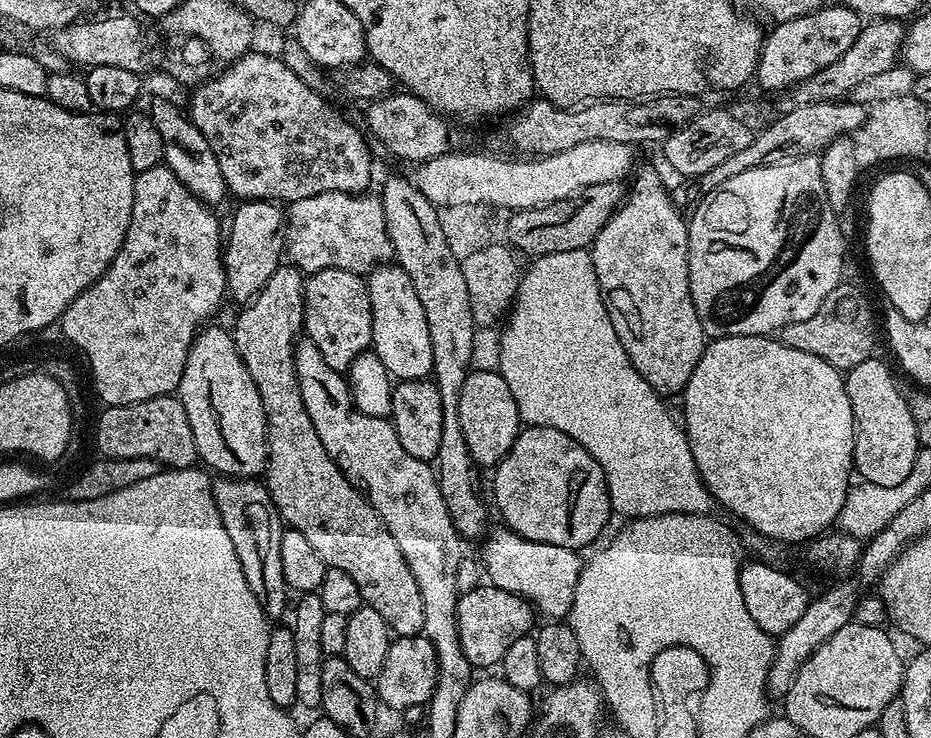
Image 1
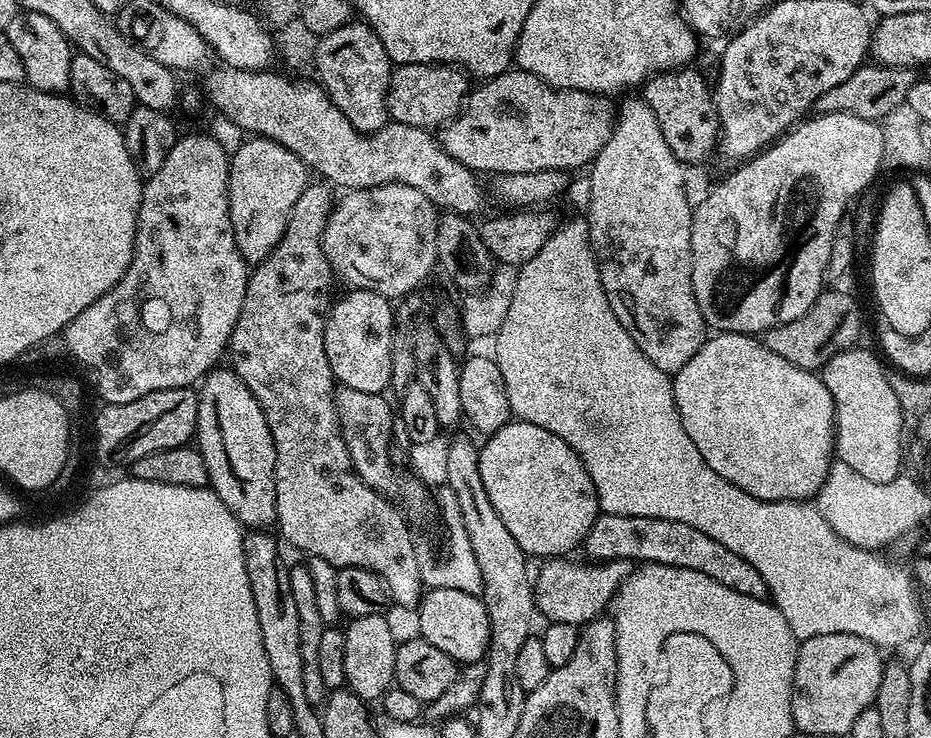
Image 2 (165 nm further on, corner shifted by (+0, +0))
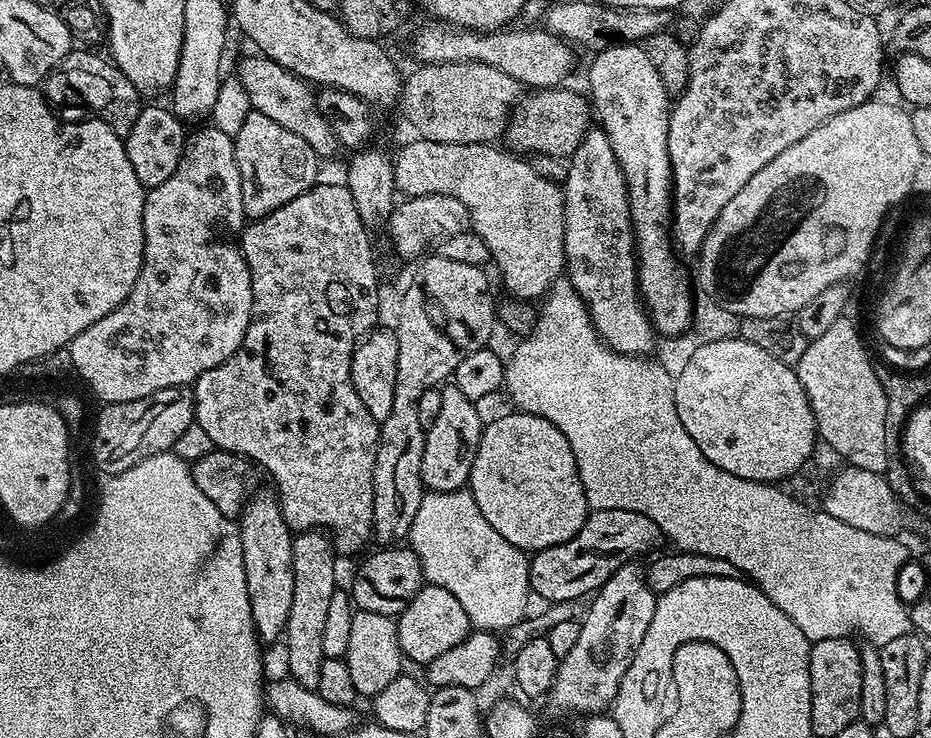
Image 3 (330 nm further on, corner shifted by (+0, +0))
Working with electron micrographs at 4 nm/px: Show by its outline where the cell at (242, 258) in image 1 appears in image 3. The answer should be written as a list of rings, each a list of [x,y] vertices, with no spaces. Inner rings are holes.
[[[248,112],[246,122],[242,122],[242,130],[238,130],[234,139],[245,217],[255,218],[270,214],[278,210],[278,206],[286,206],[286,202],[298,198],[298,194],[317,183],[318,157],[315,150],[302,142],[298,134],[290,134],[286,126],[278,126],[278,122],[266,118],[266,114]]]

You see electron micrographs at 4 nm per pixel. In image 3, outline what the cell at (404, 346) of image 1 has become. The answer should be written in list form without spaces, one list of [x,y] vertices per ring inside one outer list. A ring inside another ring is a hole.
[[[448,382],[440,388],[442,406],[438,409],[438,418],[424,434],[424,461],[422,462],[422,478],[424,487],[430,492],[459,492],[467,485],[468,475],[474,462],[474,454],[478,454],[478,442],[484,433],[485,421],[480,420],[480,412],[477,405],[454,382]]]

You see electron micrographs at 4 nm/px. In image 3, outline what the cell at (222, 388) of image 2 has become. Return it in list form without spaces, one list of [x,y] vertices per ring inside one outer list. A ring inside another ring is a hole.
[[[271,491],[262,492],[257,497],[251,497],[248,504],[245,505],[243,512],[238,517],[238,527],[240,530],[240,541],[242,542],[242,562],[246,566],[246,590],[250,594],[250,610],[254,618],[254,626],[256,627],[256,634],[261,641],[268,642],[268,640],[279,641],[284,635],[284,627],[290,618],[290,601],[294,599],[294,570],[292,569],[292,537],[294,535],[292,529],[286,526],[286,522],[282,518],[282,510],[280,509],[279,499]]]

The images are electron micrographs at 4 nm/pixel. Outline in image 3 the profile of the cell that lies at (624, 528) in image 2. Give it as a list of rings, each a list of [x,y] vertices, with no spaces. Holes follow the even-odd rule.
[[[592,510],[586,522],[570,542],[543,548],[531,557],[528,586],[544,602],[571,600],[580,594],[595,594],[623,564],[662,544],[660,527],[646,514],[634,510]]]

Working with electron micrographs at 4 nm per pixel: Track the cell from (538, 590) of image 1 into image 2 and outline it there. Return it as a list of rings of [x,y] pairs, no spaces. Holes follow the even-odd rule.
[[[565,557],[547,559],[534,580],[537,613],[544,615],[549,623],[566,622],[581,627],[597,619],[611,603],[625,578],[635,571],[633,561],[614,559],[603,562],[572,562]]]

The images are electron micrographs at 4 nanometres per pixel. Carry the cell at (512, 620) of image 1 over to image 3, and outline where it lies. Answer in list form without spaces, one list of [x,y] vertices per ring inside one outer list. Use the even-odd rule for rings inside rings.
[[[425,583],[424,587],[414,594],[410,606],[400,613],[396,620],[396,629],[398,630],[398,642],[400,643],[401,653],[408,656],[414,663],[420,666],[426,666],[438,654],[458,646],[468,637],[470,625],[466,618],[466,610],[462,610],[458,598],[450,594],[450,590],[442,590],[442,586],[434,586]]]

